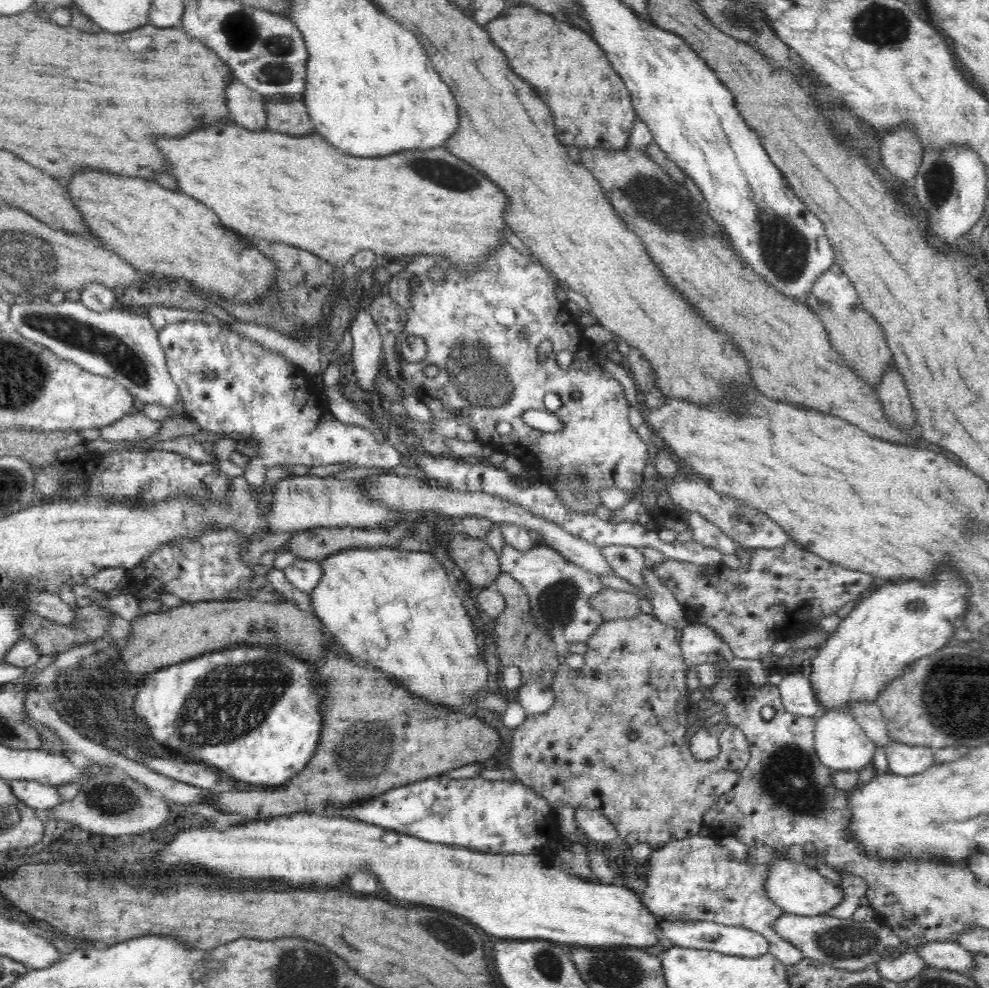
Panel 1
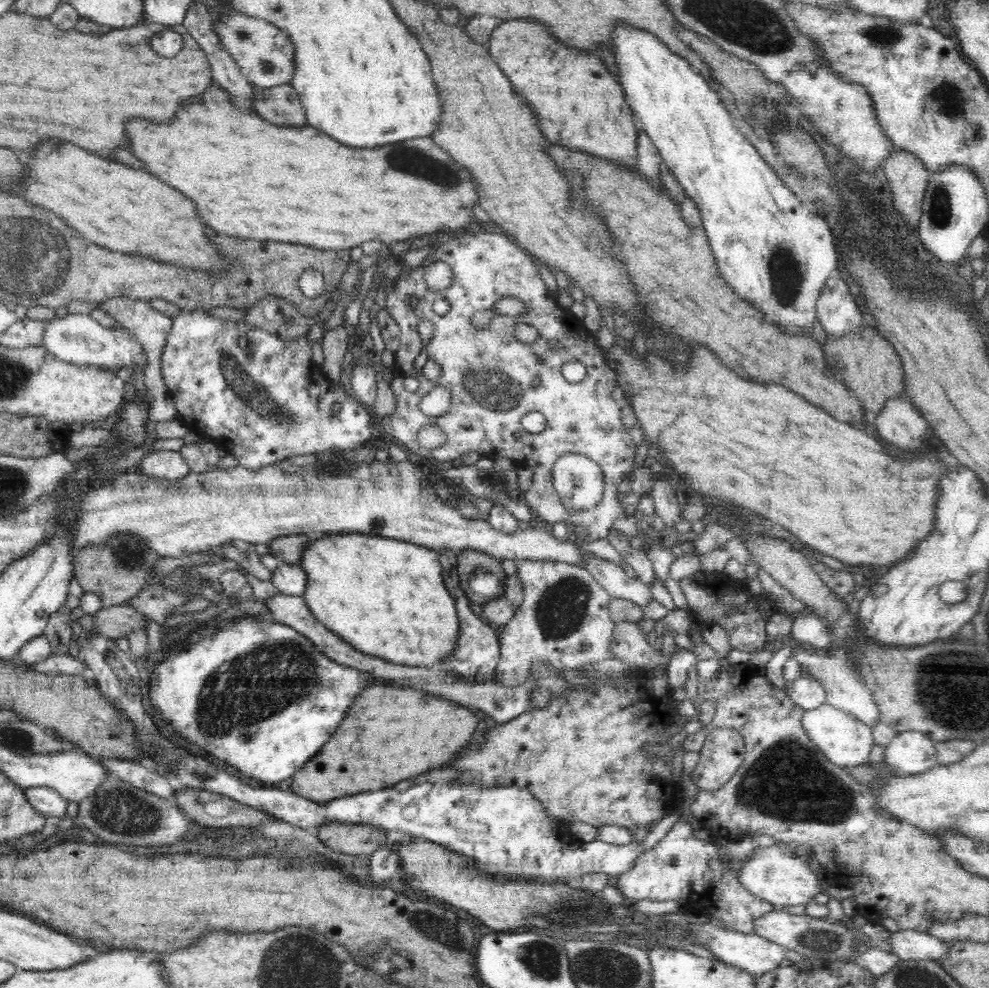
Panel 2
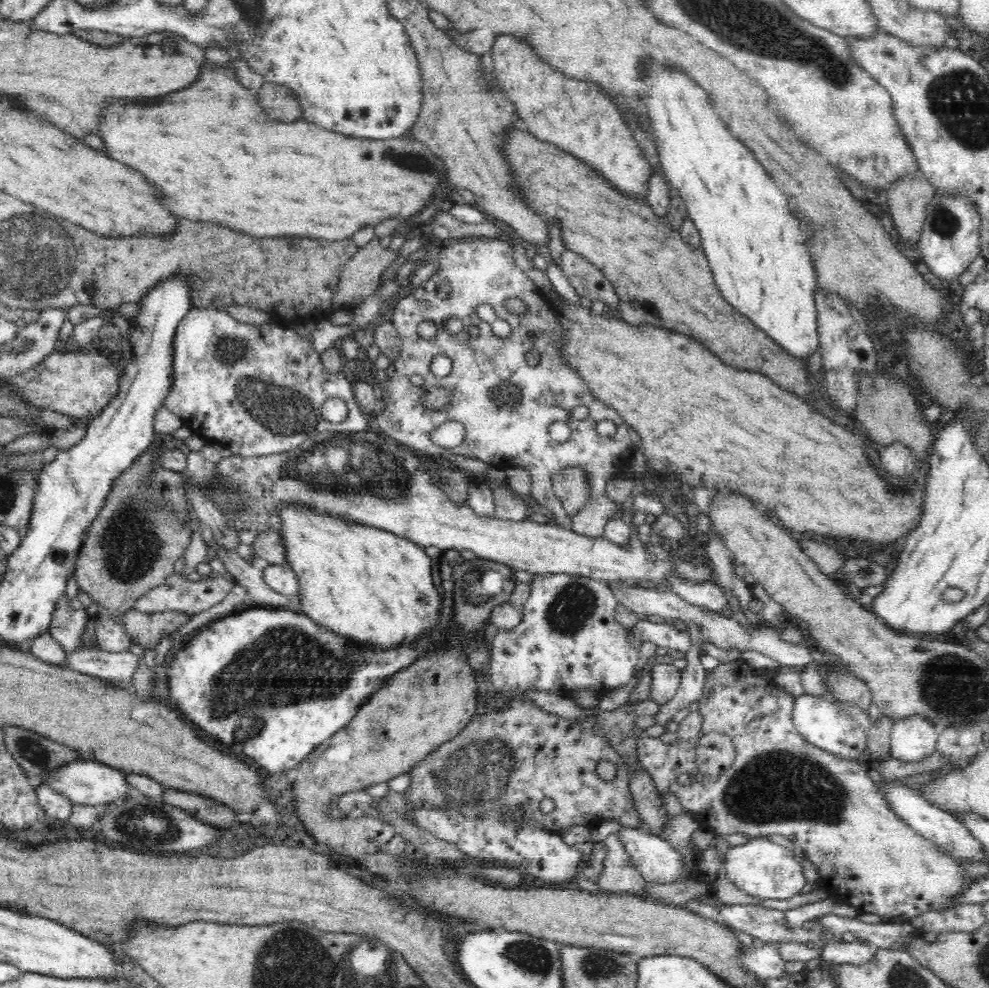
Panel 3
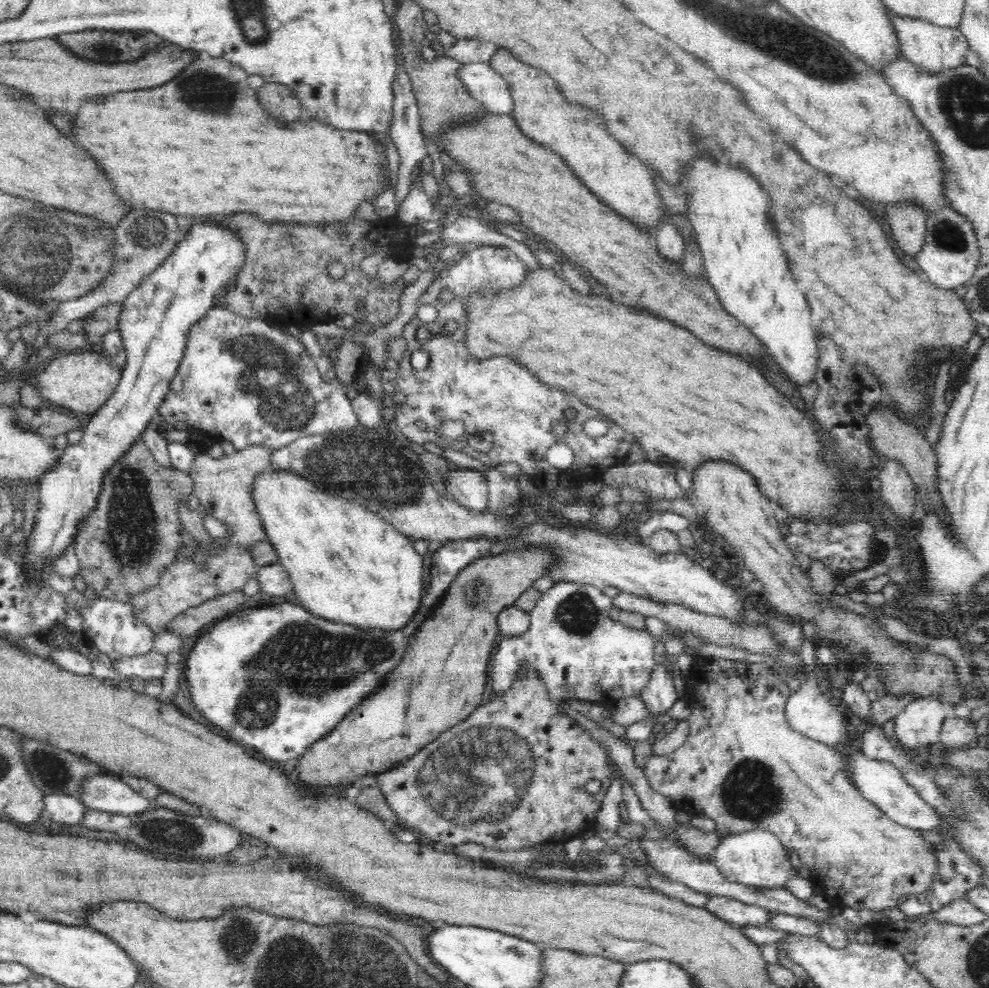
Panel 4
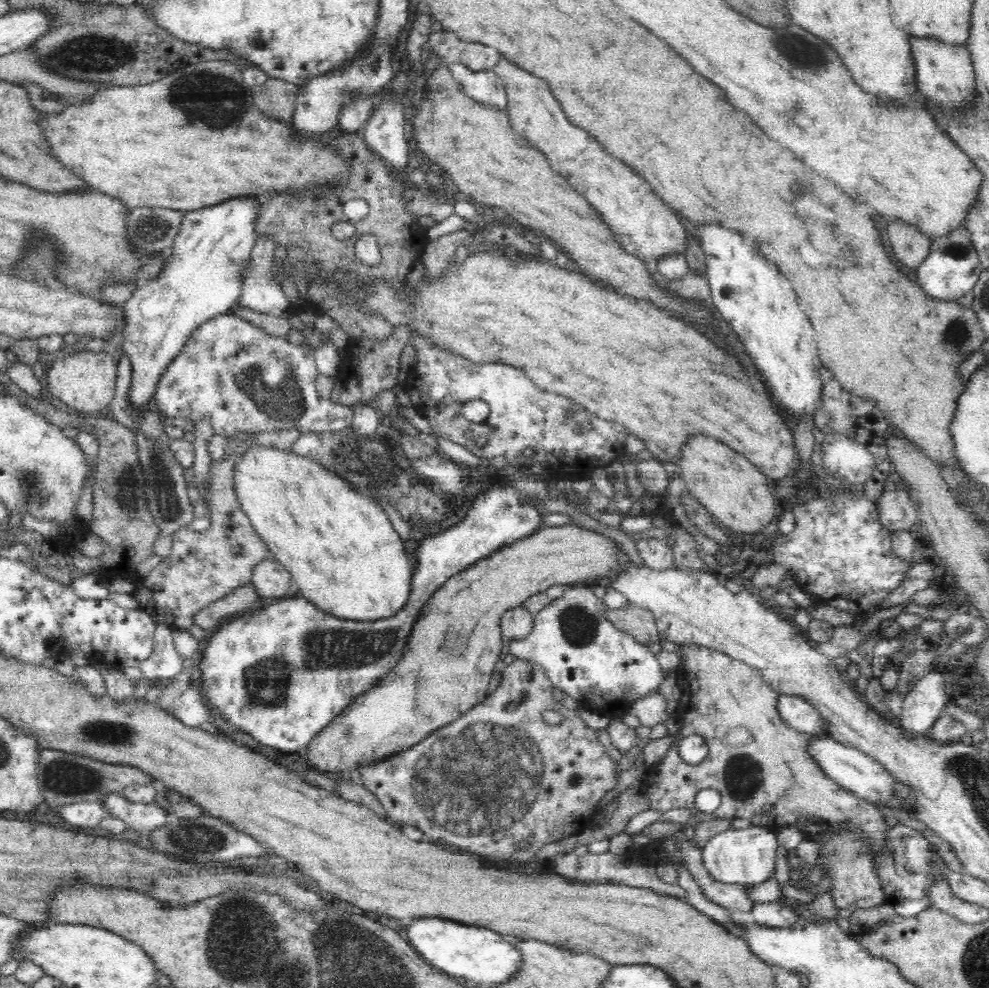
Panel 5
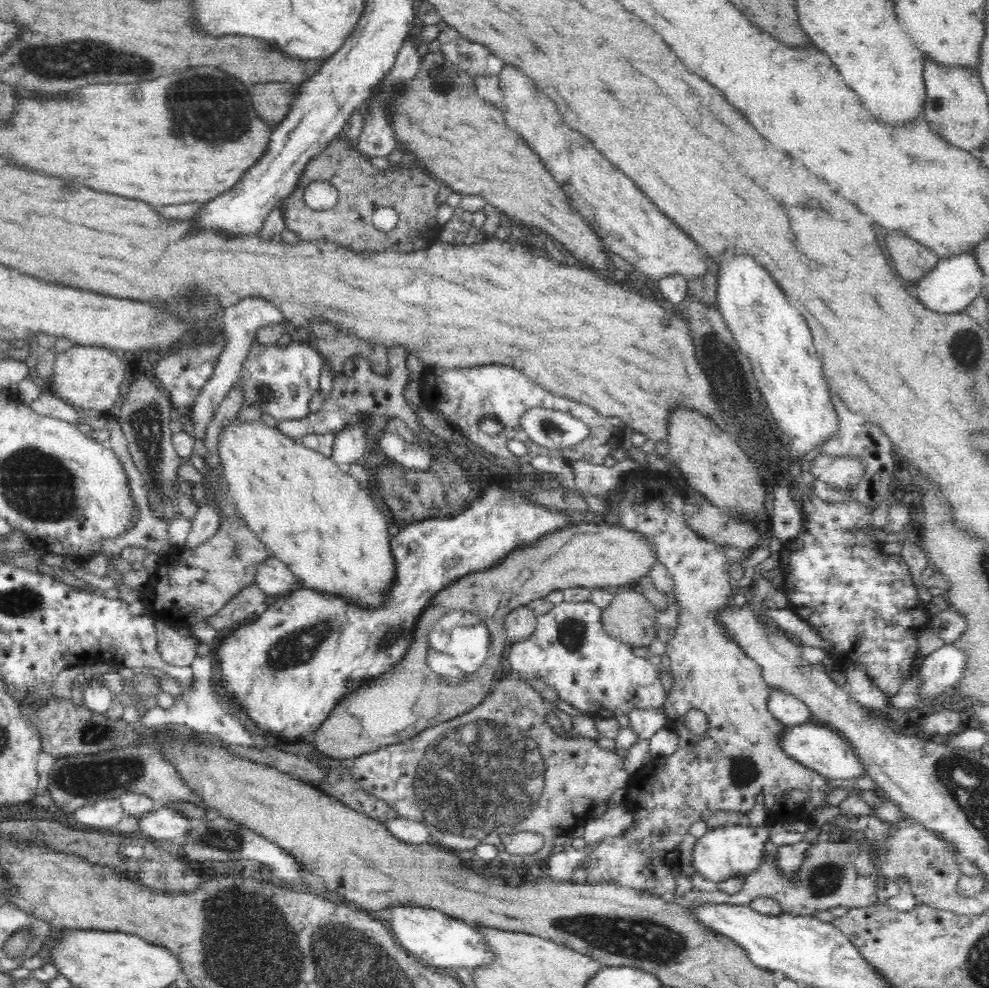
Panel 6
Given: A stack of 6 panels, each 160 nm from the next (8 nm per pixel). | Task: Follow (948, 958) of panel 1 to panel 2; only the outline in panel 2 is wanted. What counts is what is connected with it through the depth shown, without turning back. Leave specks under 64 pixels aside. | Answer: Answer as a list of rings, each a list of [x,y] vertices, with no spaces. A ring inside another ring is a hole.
[[[900,929],[890,931],[886,949],[902,960],[935,961],[949,951],[949,946],[944,940],[932,936],[929,932]]]

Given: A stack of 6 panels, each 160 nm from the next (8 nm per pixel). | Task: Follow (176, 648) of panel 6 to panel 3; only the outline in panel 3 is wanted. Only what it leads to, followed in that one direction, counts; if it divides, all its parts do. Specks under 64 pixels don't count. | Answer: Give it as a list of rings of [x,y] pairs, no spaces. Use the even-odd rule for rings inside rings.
[[[100,648],[68,652],[64,666],[102,680],[110,680],[114,687],[134,692],[132,676],[141,658],[130,651],[108,652]]]

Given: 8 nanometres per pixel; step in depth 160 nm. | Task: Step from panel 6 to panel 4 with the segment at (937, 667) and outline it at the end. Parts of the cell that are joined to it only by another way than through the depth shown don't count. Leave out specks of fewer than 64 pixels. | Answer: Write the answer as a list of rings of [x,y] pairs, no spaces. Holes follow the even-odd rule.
[[[934,696],[916,697],[912,702],[893,718],[896,738],[904,750],[927,750],[932,744],[939,744],[943,722],[946,720],[944,703]]]

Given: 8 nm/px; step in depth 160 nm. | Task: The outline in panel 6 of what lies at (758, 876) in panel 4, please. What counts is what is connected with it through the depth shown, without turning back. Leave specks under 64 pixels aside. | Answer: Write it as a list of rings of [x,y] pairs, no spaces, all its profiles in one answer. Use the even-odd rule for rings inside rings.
[[[746,824],[708,829],[701,838],[697,838],[692,852],[696,878],[706,878],[718,884],[726,882],[727,878],[746,878],[765,860],[766,852],[763,848],[769,838],[769,827],[766,825],[752,827]]]

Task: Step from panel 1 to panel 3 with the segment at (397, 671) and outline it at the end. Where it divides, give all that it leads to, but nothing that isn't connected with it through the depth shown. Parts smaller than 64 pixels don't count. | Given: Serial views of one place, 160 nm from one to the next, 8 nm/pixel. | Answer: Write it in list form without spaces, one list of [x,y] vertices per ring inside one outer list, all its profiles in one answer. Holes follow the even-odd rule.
[[[286,503],[279,508],[279,517],[281,518],[280,535],[284,542],[286,550],[286,562],[298,577],[298,596],[300,599],[301,611],[308,615],[312,620],[327,629],[334,630],[346,638],[358,640],[357,644],[374,645],[378,648],[390,648],[390,646],[398,646],[404,642],[414,643],[420,637],[422,639],[433,639],[435,635],[431,635],[437,616],[442,615],[442,610],[439,610],[441,605],[441,597],[436,590],[436,586],[432,581],[432,564],[431,559],[426,555],[424,547],[404,539],[396,534],[392,534],[388,530],[380,530],[372,526],[365,526],[350,519],[344,519],[346,516],[338,517],[330,513],[322,513],[312,507],[304,507],[298,503]]]

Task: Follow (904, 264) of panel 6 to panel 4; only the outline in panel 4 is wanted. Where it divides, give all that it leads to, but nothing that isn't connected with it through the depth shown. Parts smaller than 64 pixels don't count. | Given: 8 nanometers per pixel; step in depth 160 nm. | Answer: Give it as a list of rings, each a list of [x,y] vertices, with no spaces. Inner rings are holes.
[[[915,202],[888,206],[888,224],[895,245],[908,256],[917,256],[925,242],[927,215]]]

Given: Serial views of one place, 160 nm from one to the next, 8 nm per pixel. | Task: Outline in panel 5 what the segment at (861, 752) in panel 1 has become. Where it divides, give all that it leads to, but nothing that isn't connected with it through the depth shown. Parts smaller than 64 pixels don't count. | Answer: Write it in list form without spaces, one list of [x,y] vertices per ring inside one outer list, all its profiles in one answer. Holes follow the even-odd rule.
[[[780,695],[777,709],[783,721],[801,733],[822,735],[825,733],[825,720],[805,698],[792,695]]]

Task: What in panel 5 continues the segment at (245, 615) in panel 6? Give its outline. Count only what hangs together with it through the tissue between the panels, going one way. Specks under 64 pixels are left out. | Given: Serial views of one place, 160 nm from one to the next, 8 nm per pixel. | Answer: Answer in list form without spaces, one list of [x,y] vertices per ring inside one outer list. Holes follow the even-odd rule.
[[[252,584],[238,587],[225,598],[214,602],[206,609],[200,610],[194,616],[194,624],[198,624],[204,630],[218,628],[228,618],[234,618],[236,614],[250,612],[251,606],[258,601],[259,595]]]

